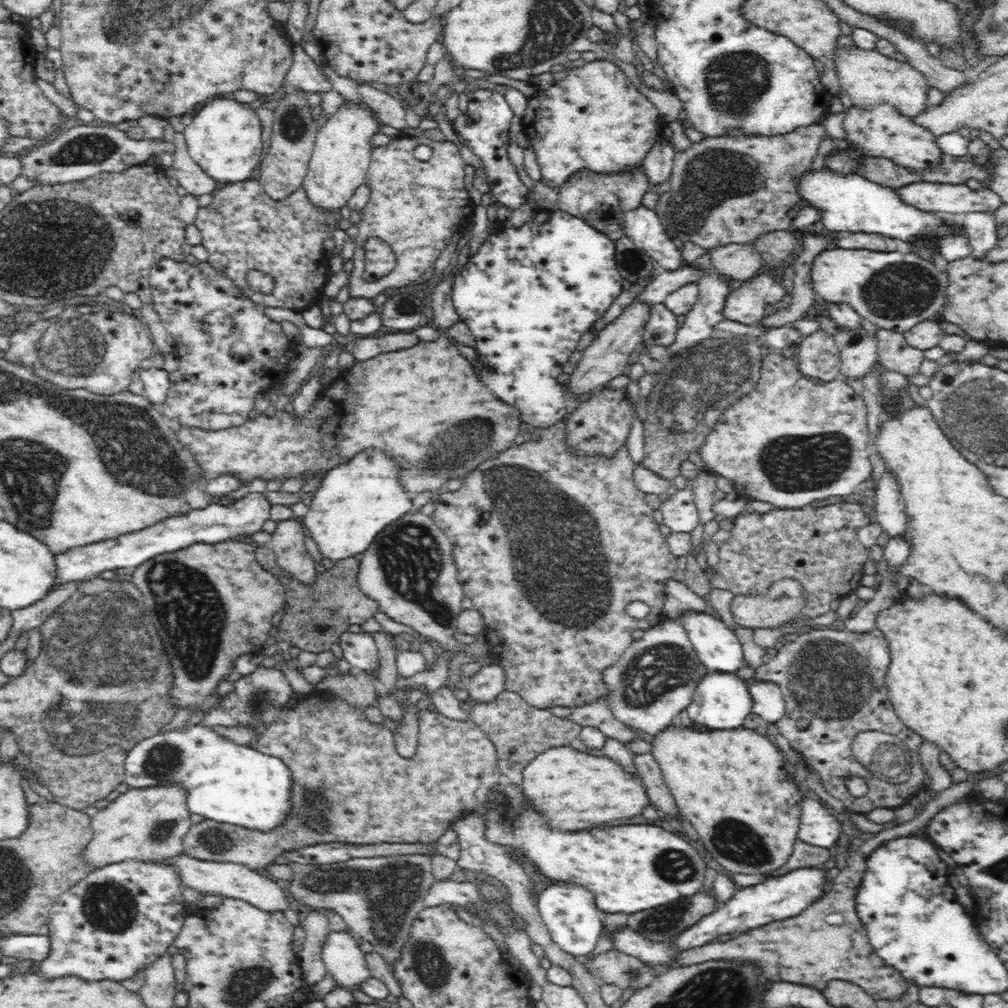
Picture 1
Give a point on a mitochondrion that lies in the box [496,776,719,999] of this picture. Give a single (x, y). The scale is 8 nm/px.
(661, 924)

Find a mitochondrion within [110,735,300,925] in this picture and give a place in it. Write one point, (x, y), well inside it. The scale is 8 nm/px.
(159, 758)

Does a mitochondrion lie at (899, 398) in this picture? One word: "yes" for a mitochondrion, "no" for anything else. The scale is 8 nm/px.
no

